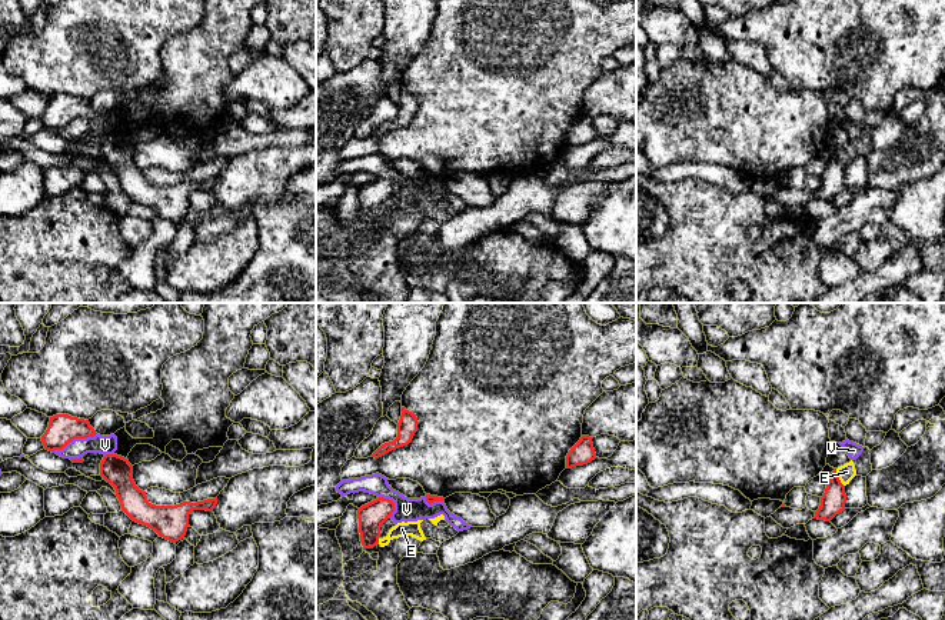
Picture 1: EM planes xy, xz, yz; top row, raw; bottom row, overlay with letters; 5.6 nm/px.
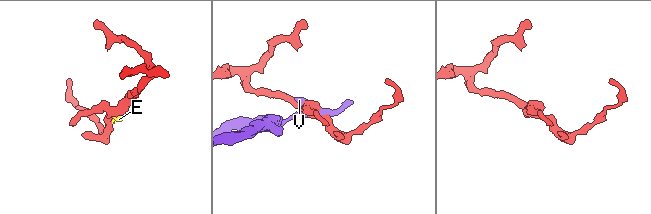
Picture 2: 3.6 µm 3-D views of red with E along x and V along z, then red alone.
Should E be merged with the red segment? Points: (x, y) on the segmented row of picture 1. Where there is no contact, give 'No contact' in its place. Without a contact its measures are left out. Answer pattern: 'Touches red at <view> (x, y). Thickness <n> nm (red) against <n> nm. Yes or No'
Touches red at yz (838, 477). Thickness 140 nm (red) against 90 nm. No

